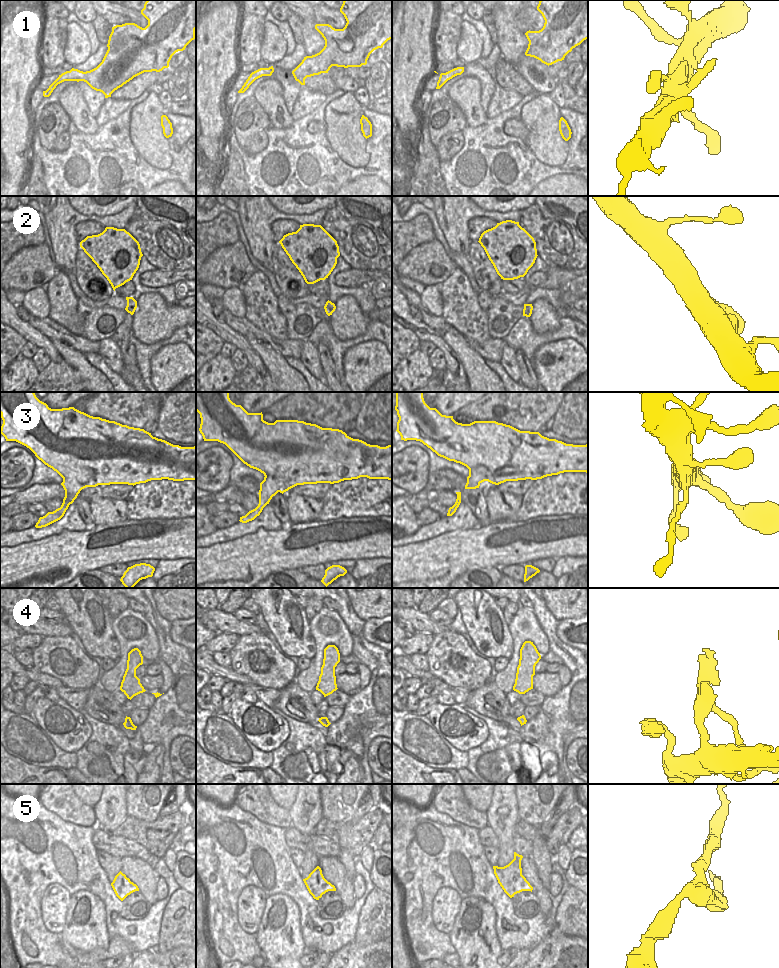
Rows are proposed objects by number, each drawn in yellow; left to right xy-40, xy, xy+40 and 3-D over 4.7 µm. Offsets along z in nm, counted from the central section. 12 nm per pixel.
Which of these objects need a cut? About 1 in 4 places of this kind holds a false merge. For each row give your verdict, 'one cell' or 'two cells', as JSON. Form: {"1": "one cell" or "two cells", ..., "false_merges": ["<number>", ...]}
{"1": "one cell", "2": "one cell", "3": "one cell", "4": "two cells", "5": "one cell", "false_merges": ["4"]}

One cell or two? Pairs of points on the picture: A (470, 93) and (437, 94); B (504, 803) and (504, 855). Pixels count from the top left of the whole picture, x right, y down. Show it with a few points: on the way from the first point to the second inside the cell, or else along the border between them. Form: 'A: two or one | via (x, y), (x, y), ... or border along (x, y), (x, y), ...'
A: two | border along (463, 77), (456, 80), (450, 86), (447, 95)
B: one | via (504, 816), (505, 842)

